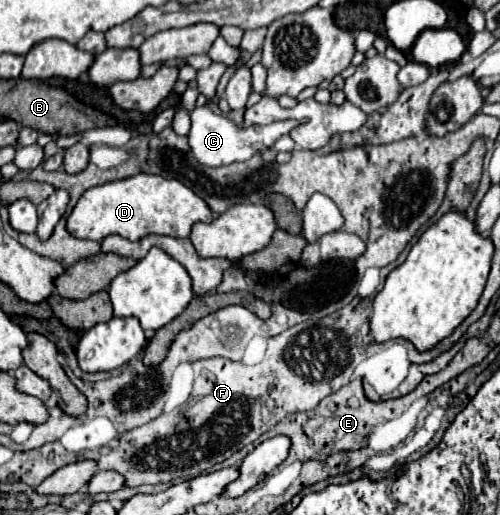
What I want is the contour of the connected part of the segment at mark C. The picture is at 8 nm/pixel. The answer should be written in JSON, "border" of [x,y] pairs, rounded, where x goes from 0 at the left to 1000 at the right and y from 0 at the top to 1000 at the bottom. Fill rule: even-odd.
{"border":[[[420,206],[388,210],[380,216],[382,249],[376,256],[376,280],[384,291],[384,303],[392,307],[396,318],[408,318],[416,326],[436,326],[452,322],[464,315],[488,315],[504,307],[512,295],[524,295],[540,287],[560,264],[576,260],[588,245],[596,245],[592,233],[560,233],[544,241],[508,241],[508,245],[484,245],[472,241],[464,229],[452,221],[428,217]]]}

